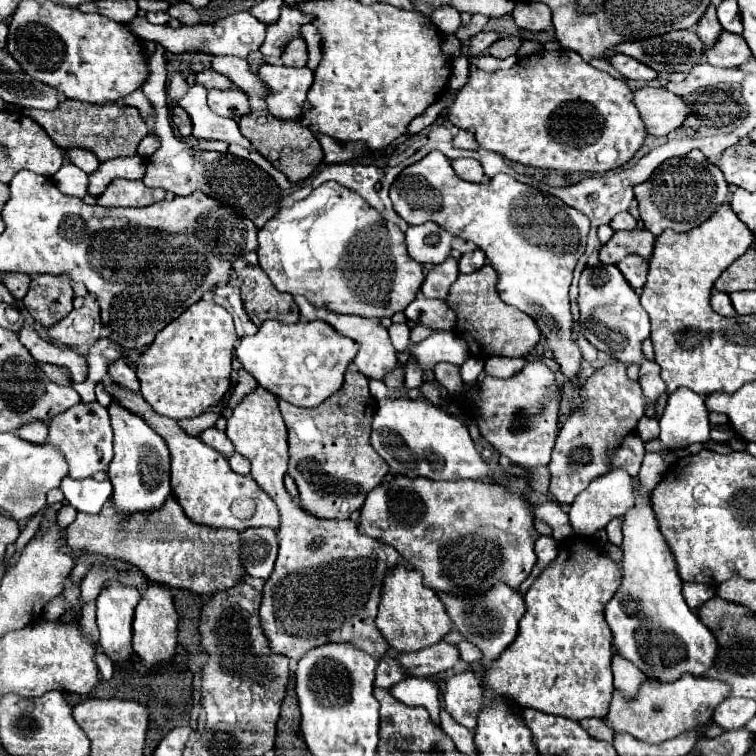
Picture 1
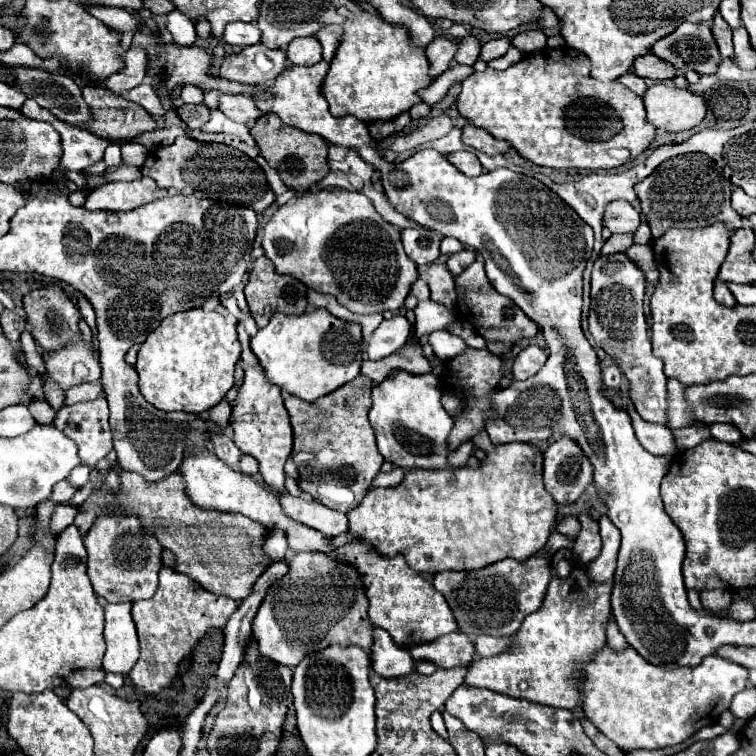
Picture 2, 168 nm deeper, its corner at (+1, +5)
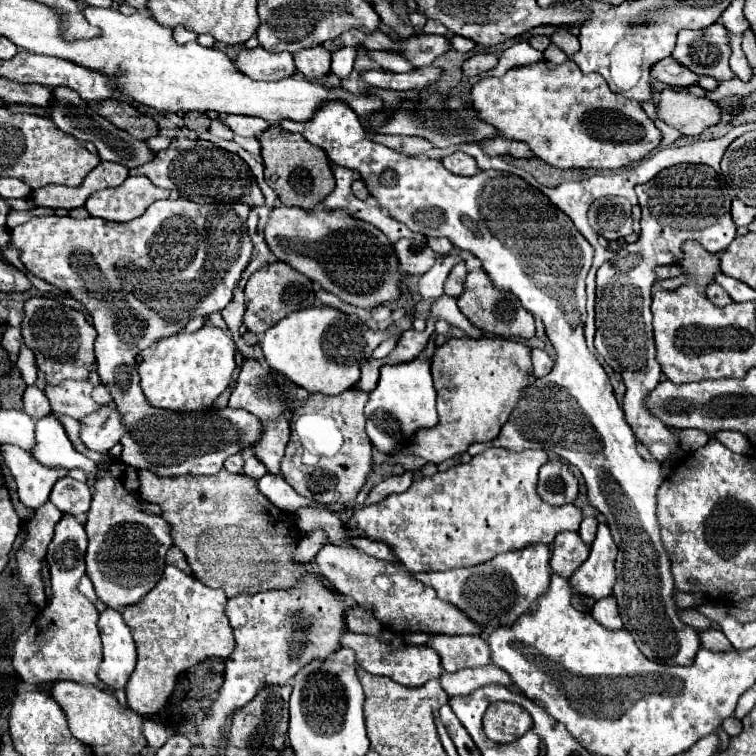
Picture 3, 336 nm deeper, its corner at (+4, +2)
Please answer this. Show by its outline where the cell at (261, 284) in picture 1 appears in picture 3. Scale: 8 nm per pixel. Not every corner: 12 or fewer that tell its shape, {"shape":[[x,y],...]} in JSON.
{"shape":[[284,262],[256,270],[244,288],[244,324],[264,334],[312,308],[312,282]]}

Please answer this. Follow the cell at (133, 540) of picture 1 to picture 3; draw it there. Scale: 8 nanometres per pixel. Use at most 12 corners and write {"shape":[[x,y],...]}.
{"shape":[[138,472],[194,578],[292,588],[294,514],[246,474]]}

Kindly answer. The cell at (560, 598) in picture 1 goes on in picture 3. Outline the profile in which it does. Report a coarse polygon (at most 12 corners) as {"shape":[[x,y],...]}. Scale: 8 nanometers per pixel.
{"shape":[[496,664],[466,668],[440,676],[448,696],[476,688],[514,682]]}

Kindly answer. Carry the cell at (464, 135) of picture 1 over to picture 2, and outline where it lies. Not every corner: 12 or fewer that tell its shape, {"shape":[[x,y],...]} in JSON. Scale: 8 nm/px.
{"shape":[[463,127],[463,143],[487,153],[507,153],[511,143],[499,141],[485,129]]}

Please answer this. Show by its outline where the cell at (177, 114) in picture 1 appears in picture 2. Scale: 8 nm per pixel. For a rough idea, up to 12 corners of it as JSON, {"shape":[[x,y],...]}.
{"shape":[[183,105],[177,115],[189,129],[209,121],[205,105]]}

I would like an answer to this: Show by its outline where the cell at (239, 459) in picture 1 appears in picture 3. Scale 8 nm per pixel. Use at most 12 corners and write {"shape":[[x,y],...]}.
{"shape":[[248,456],[244,474],[258,480],[268,472],[258,458]]}

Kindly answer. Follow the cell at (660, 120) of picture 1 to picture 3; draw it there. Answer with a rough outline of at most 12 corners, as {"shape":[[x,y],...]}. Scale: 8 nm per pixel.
{"shape":[[664,88],[656,116],[680,134],[718,124],[708,98]]}

